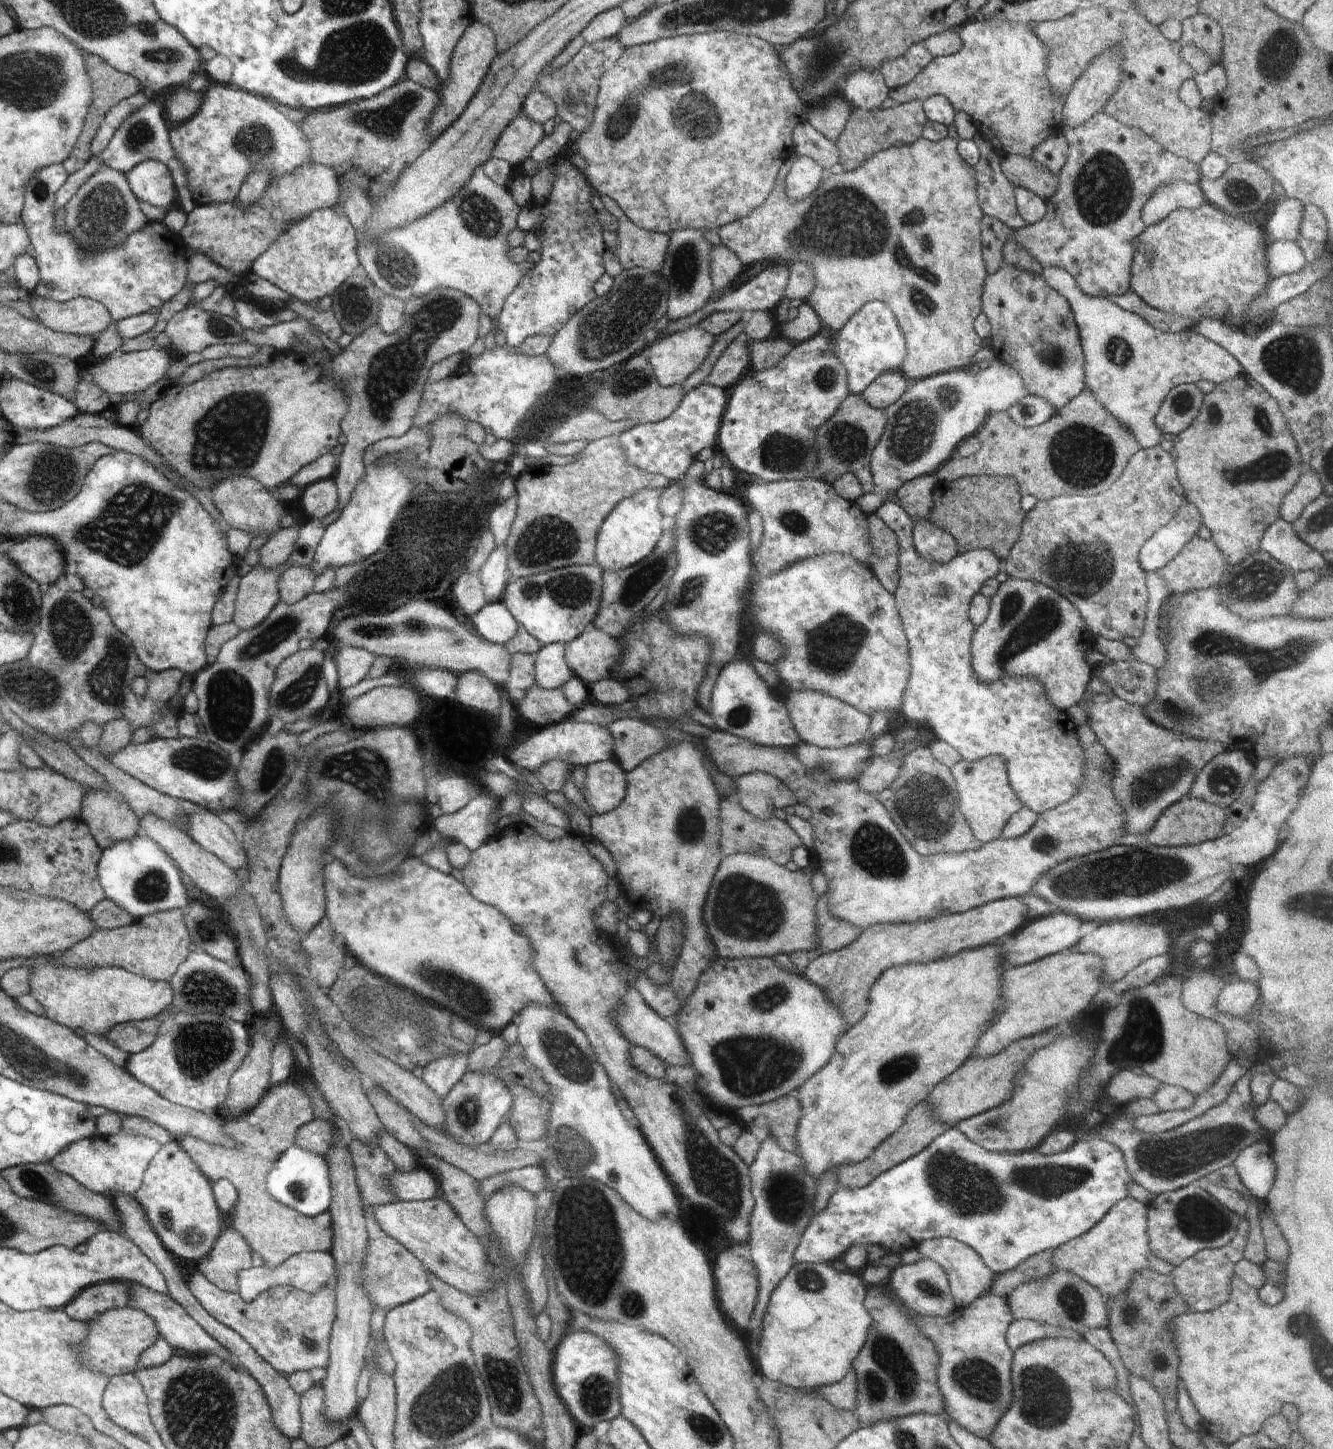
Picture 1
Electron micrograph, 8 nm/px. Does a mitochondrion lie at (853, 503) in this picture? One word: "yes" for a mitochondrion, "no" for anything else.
no

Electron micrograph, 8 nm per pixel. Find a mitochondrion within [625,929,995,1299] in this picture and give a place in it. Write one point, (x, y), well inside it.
(750, 1066)

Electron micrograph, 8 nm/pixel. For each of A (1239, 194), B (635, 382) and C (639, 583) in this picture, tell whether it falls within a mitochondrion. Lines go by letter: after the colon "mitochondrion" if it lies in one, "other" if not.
A: mitochondrion
B: mitochondrion
C: mitochondrion

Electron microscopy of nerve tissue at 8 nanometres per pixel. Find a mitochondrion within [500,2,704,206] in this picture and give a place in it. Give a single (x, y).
(618, 123)

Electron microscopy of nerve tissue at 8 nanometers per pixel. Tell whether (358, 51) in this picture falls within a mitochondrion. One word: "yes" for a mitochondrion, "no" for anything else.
yes

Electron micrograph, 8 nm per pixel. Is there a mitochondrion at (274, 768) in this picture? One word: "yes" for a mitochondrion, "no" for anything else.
yes

